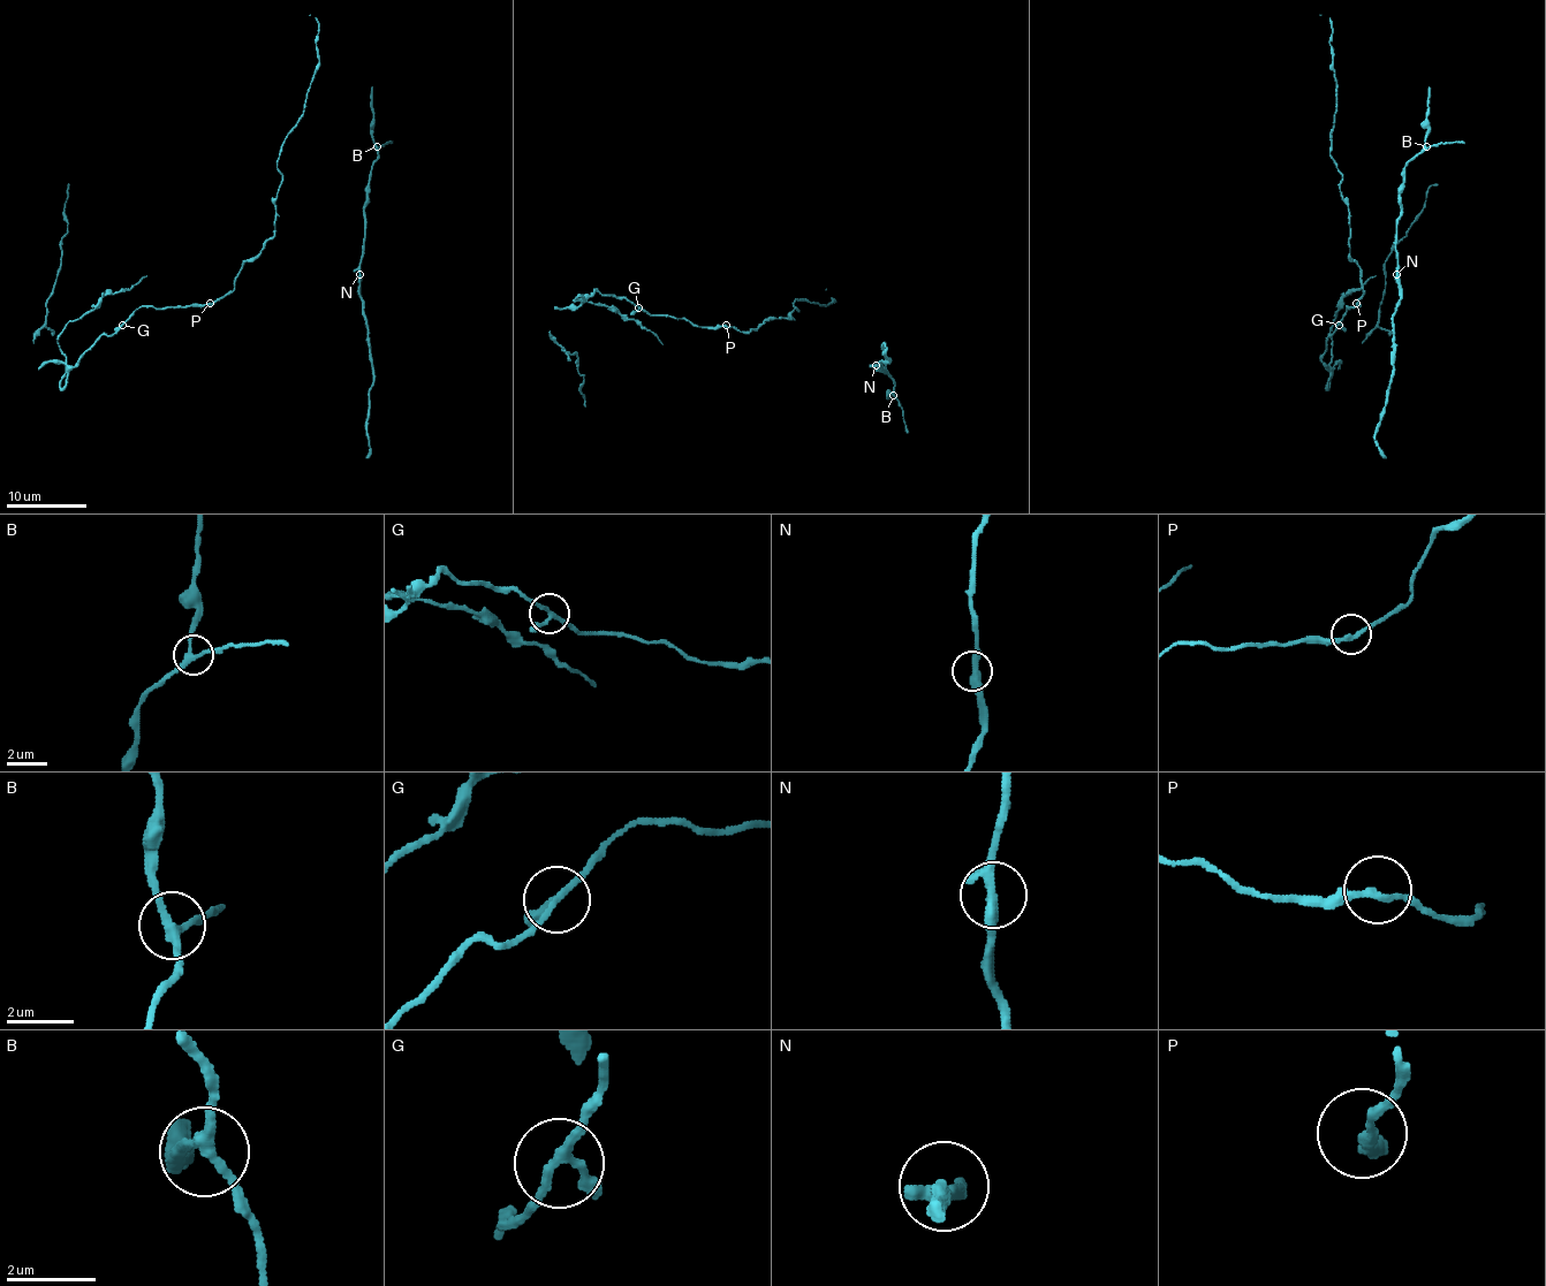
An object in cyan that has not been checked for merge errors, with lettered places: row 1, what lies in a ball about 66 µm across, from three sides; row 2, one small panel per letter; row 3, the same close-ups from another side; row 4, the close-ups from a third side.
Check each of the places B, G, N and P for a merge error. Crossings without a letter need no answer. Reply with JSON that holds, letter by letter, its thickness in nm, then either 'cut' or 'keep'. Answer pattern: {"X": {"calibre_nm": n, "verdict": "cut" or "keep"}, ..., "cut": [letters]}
{"B": {"calibre_nm": 240, "verdict": "keep"}, "G": {"calibre_nm": 170, "verdict": "keep"}, "N": {"calibre_nm": 300, "verdict": "keep"}, "P": {"calibre_nm": 200, "verdict": "keep"}, "cut": []}

